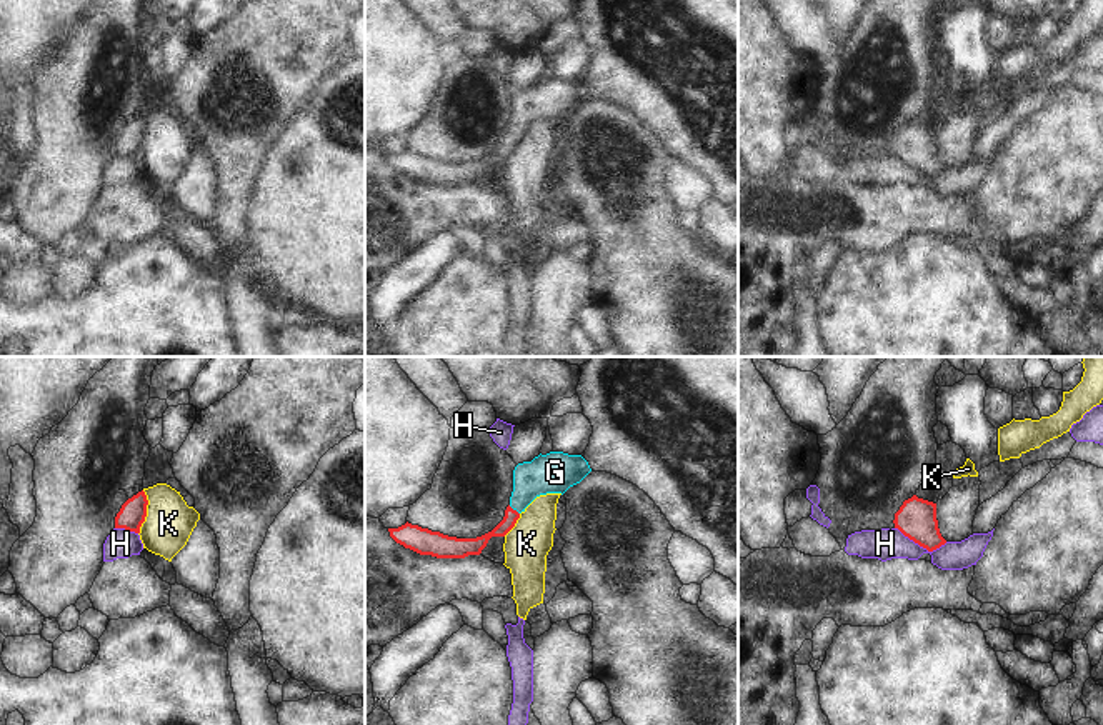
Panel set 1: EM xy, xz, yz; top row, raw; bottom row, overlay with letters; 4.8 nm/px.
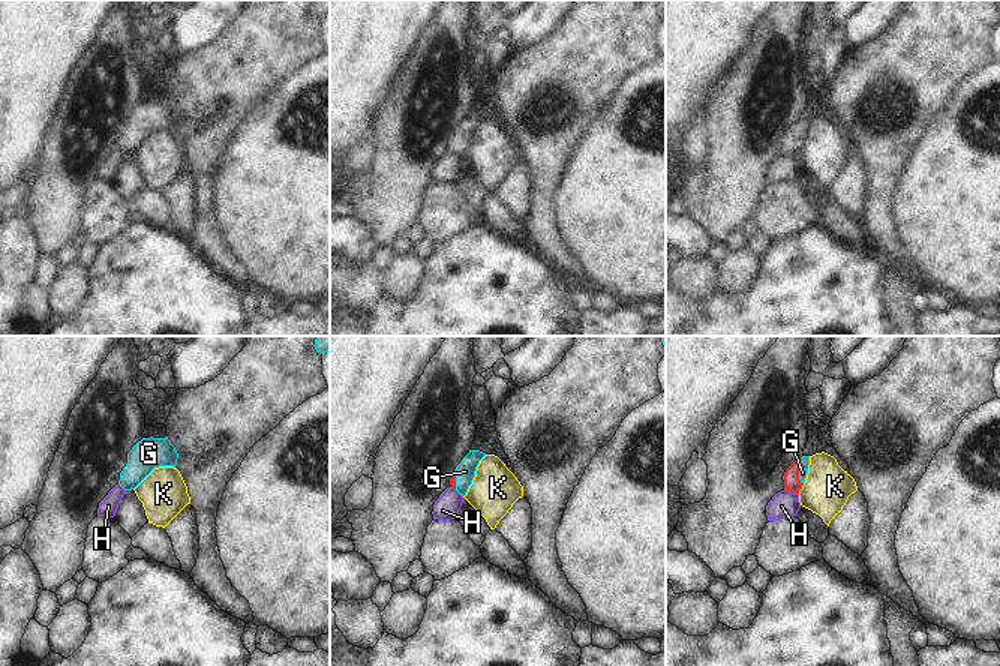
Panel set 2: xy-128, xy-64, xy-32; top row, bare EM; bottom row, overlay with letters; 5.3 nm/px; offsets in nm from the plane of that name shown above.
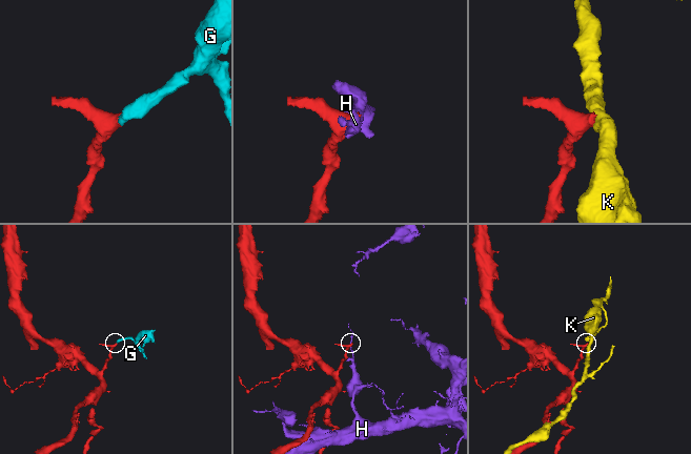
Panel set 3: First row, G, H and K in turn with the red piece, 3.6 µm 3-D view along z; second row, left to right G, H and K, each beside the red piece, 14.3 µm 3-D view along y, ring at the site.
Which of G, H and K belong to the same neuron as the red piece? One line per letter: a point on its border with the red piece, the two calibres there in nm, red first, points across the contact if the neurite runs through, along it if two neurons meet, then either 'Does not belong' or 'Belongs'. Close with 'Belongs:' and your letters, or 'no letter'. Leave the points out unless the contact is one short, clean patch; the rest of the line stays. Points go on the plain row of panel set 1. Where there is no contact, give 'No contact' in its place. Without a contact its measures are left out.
G: Touches red at xz (512, 135). Thickness 80 nm (red) against 190 nm. Path across: xz (475, 172), (497, 159), (512, 135), (545, 100). Belongs
H: Touches red at yz (922, 172). Thickness 190 nm (red) against 150 nm. Boundary: yz (895, 154), (928, 177), (935, 177), (947, 169). Does not belong
K: Touches red at xy (145, 139). Thickness 130 nm (red) against 240 nm. Does not belong
Belongs: G

